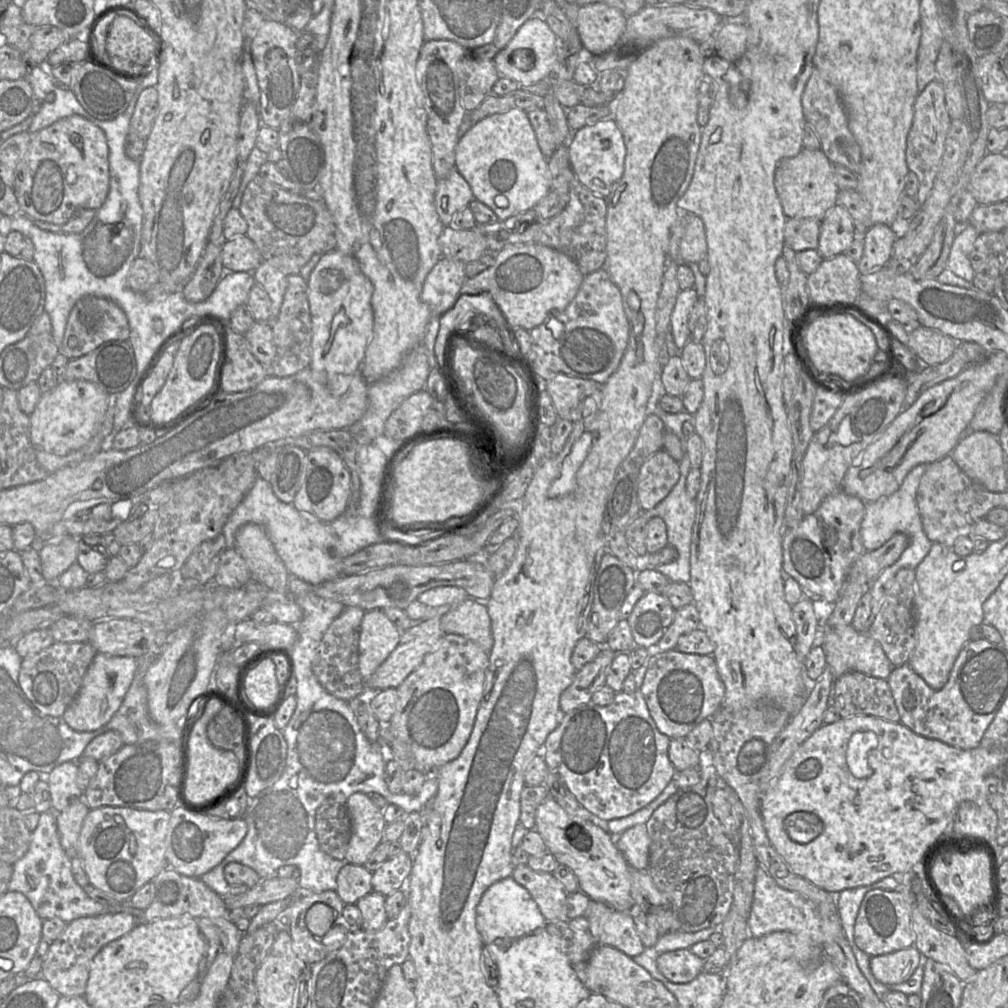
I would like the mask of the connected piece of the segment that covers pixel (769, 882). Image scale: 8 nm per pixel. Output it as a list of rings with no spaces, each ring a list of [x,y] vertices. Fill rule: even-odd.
[[[760,865],[756,869],[753,902],[747,923],[751,937],[788,931],[795,934],[802,942],[814,946],[822,948],[824,942],[822,920],[814,904],[799,893],[780,887]]]

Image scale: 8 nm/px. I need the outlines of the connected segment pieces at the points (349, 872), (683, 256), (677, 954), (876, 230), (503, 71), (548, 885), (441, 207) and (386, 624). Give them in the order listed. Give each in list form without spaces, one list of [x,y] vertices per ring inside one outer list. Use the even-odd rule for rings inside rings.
[[[346,863],[337,875],[336,892],[345,904],[356,904],[363,896],[372,889],[372,872],[364,865]]]
[[[688,214],[687,225],[681,239],[680,259],[683,263],[699,263],[707,259],[707,241],[702,219],[695,214]]]
[[[690,949],[665,952],[657,958],[659,971],[673,983],[688,983],[703,970],[704,959]]]
[[[875,224],[864,235],[858,236],[862,237],[864,242],[863,256],[857,263],[860,274],[868,274],[886,266],[897,239],[896,229],[885,224]]]
[[[543,18],[528,19],[516,32],[513,40],[495,57],[493,64],[499,78],[508,78],[528,87],[546,81],[554,74],[559,40]]]
[[[526,864],[516,865],[511,878],[529,892],[547,922],[568,921],[566,918],[568,893],[551,873],[533,871]]]
[[[454,168],[444,179],[437,179],[435,206],[444,226],[449,226],[454,215],[474,199],[468,182]]]
[[[365,610],[358,646],[358,667],[364,681],[396,648],[400,636],[400,630],[382,610]]]

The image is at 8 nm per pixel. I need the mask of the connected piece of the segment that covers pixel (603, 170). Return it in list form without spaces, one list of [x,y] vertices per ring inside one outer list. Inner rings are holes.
[[[605,118],[574,132],[568,148],[569,161],[577,179],[597,196],[607,198],[613,183],[624,173],[626,146],[613,118]]]

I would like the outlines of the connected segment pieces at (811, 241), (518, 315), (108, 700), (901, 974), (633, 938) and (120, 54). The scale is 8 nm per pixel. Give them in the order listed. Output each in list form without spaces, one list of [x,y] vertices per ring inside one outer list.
[[[787,218],[784,226],[784,244],[796,253],[817,249],[821,221],[809,218]]]
[[[536,242],[507,244],[495,254],[493,265],[466,279],[460,294],[489,293],[511,327],[530,331],[553,310],[565,309],[575,298],[584,277],[569,256],[551,247]]]
[[[98,653],[89,665],[81,688],[62,715],[67,725],[77,732],[91,732],[106,725],[120,708],[137,670],[137,658]]]
[[[910,946],[887,954],[870,957],[869,967],[874,978],[882,984],[905,982],[917,968],[921,953]]]
[[[590,899],[583,916],[589,922],[589,934],[598,945],[611,946],[631,958],[644,951],[645,947],[629,912],[618,911],[605,903]]]
[[[115,15],[113,22],[107,26],[108,36],[106,40],[106,62],[120,71],[139,71],[156,51],[153,38],[146,33],[133,19]]]

